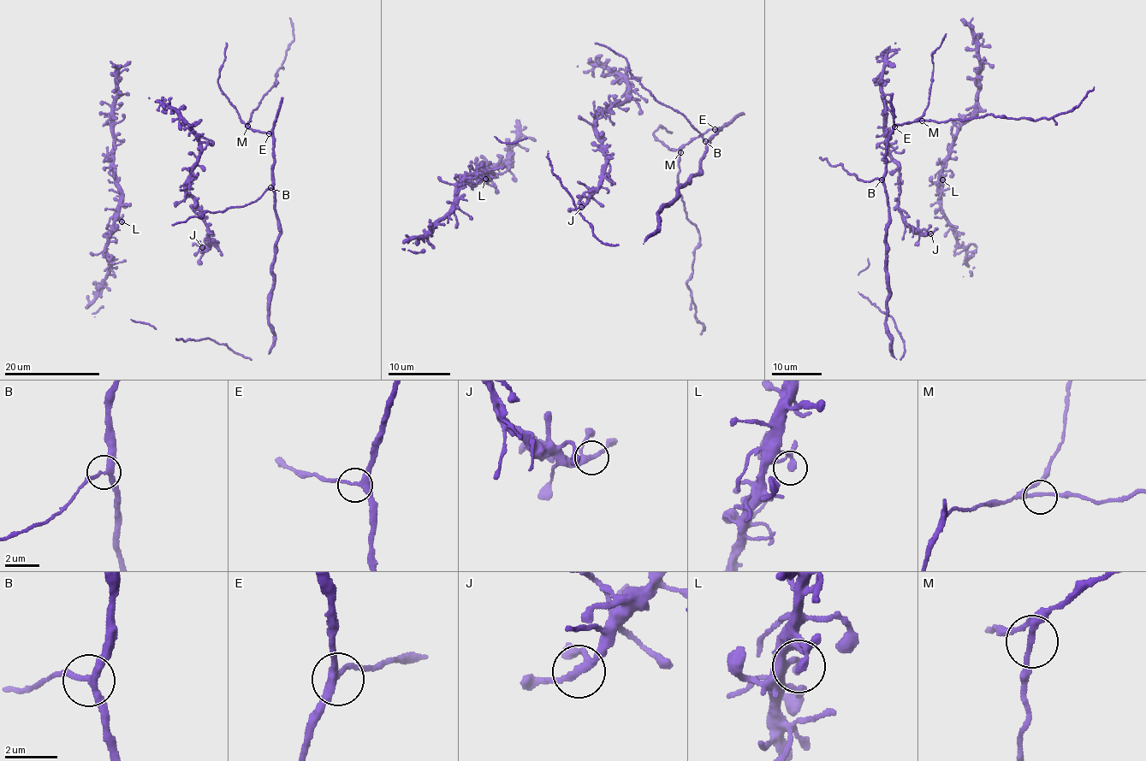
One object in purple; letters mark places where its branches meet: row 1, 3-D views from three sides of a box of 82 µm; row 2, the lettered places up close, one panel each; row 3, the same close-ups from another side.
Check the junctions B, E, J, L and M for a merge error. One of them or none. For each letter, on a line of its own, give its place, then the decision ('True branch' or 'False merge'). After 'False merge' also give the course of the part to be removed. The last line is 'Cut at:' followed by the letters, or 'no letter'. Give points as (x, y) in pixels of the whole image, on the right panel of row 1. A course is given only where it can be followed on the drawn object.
B: Place: (881, 179). True branch
E: Place: (894, 126). True branch
J: Place: (930, 233). True branch
L: Place: (942, 179). True branch
M: Place: (922, 120). True branch
Cut at: no letter

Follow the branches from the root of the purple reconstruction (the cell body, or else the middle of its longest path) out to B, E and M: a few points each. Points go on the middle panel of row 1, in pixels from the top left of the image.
B: (653, 131), (655, 138), (668, 149), (674, 150), (710, 129), (720, 129), (708, 144), (704, 141)
E: (653, 131), (655, 138), (668, 149), (674, 150), (710, 129), (715, 129)
M: (653, 131), (653, 136), (668, 149), (678, 150), (680, 152)

